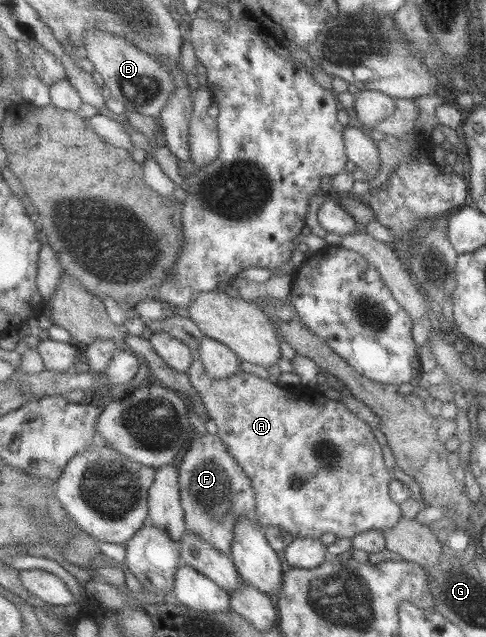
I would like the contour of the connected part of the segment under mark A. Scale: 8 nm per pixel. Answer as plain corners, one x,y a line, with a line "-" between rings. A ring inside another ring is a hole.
171,315
162,319
161,326
151,322
153,330
169,331
193,351
194,361
188,373
192,385
201,395
207,414
218,428
217,435
225,442
237,463
253,481
257,495
257,515
263,527
275,526
288,530
295,537
321,538
327,532
337,538
352,539
358,534
384,528
393,528
401,520
401,506
393,501
390,493
391,474
383,458
383,446
377,442
373,429
365,420
347,409
337,400
317,396
295,396
291,388
277,385
271,379
241,370
227,378
213,378
199,356
199,347
206,337
191,318

